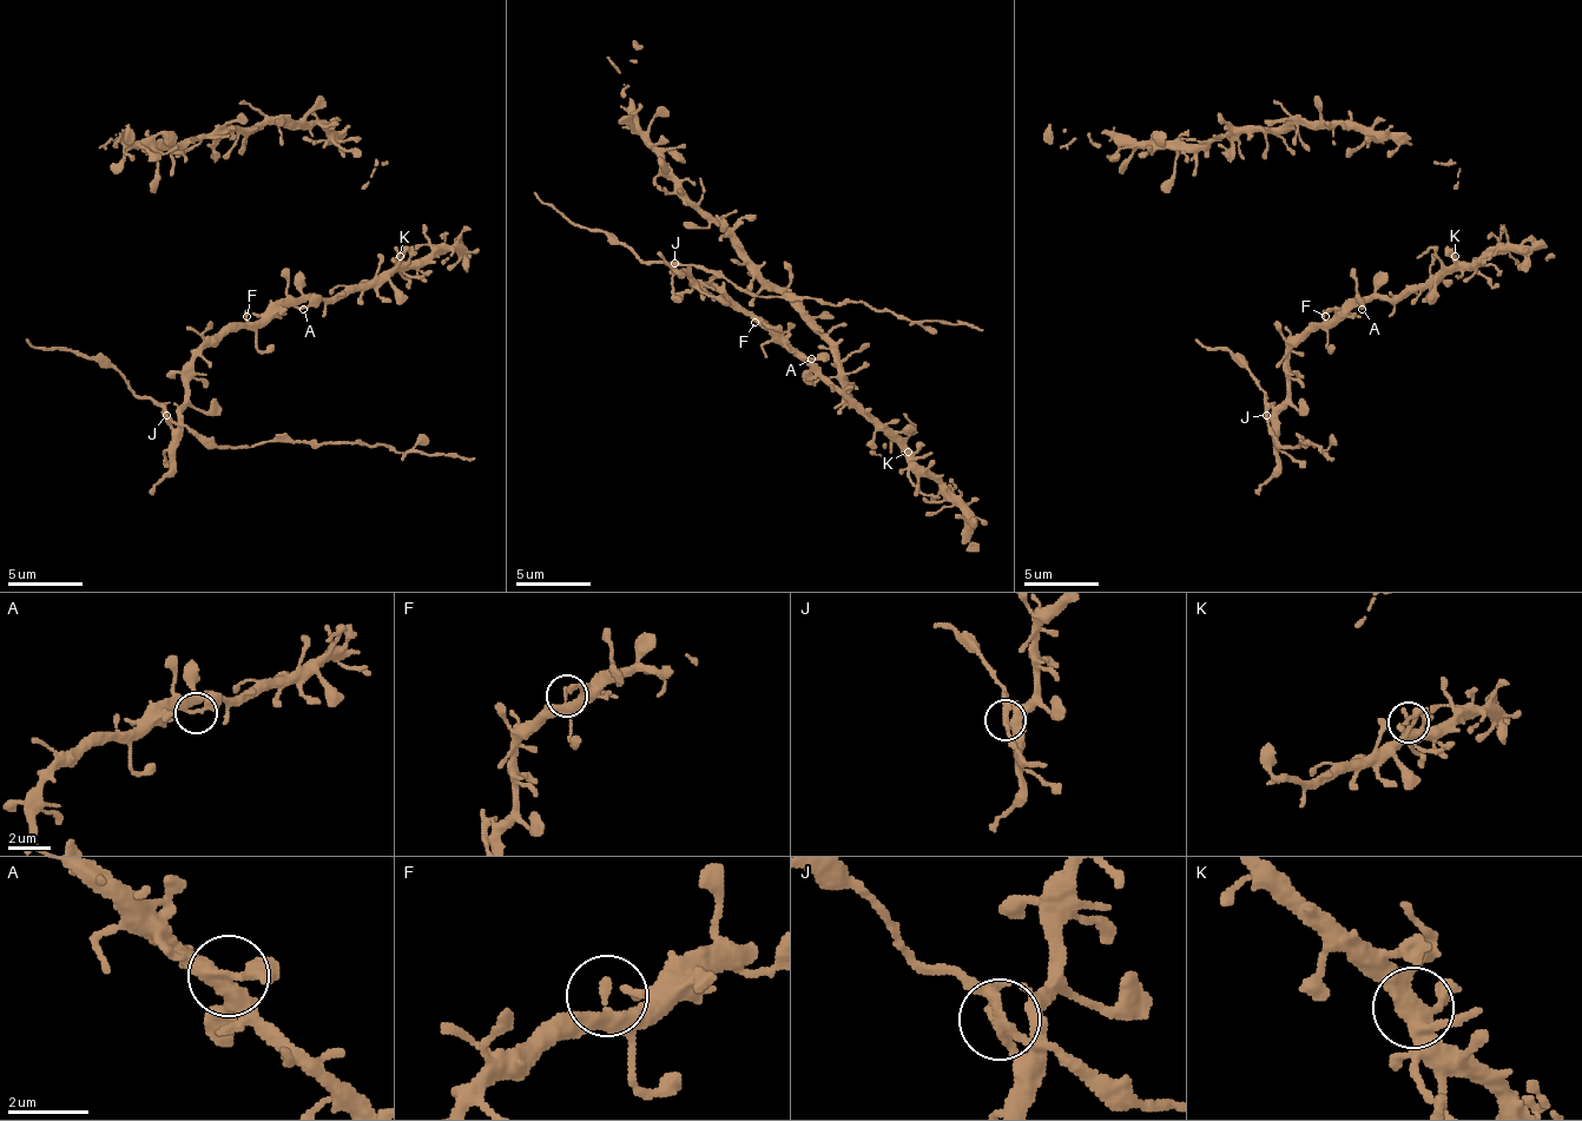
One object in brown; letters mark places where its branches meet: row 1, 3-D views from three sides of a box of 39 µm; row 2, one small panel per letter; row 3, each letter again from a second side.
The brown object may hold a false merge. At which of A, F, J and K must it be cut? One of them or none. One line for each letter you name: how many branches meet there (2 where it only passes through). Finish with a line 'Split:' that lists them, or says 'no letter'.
J: Branches: 3
Split: J

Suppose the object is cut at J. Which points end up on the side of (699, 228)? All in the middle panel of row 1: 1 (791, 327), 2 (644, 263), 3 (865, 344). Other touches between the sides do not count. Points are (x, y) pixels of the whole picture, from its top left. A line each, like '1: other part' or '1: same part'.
1: same part
2: other part
3: same part

